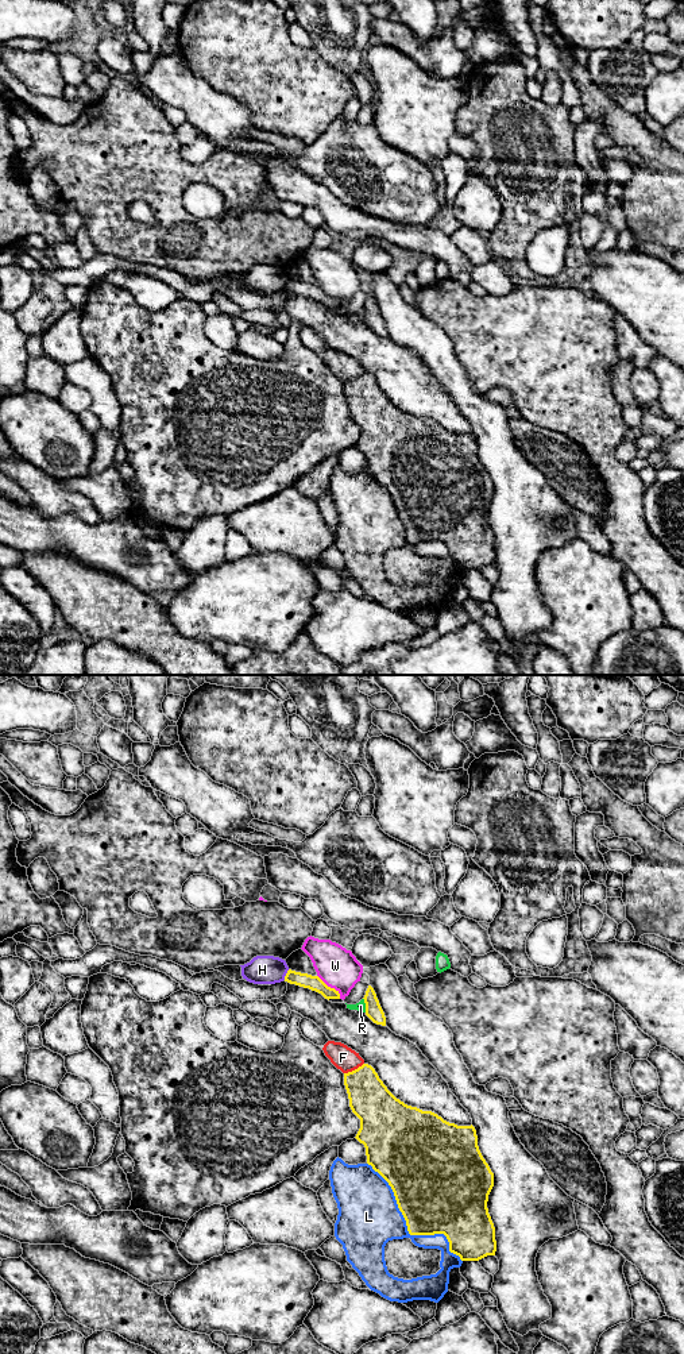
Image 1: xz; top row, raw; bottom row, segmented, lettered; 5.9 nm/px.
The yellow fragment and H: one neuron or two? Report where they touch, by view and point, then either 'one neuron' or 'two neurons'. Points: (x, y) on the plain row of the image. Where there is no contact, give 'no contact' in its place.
meets yellow in xz at (286, 284); two neurons

